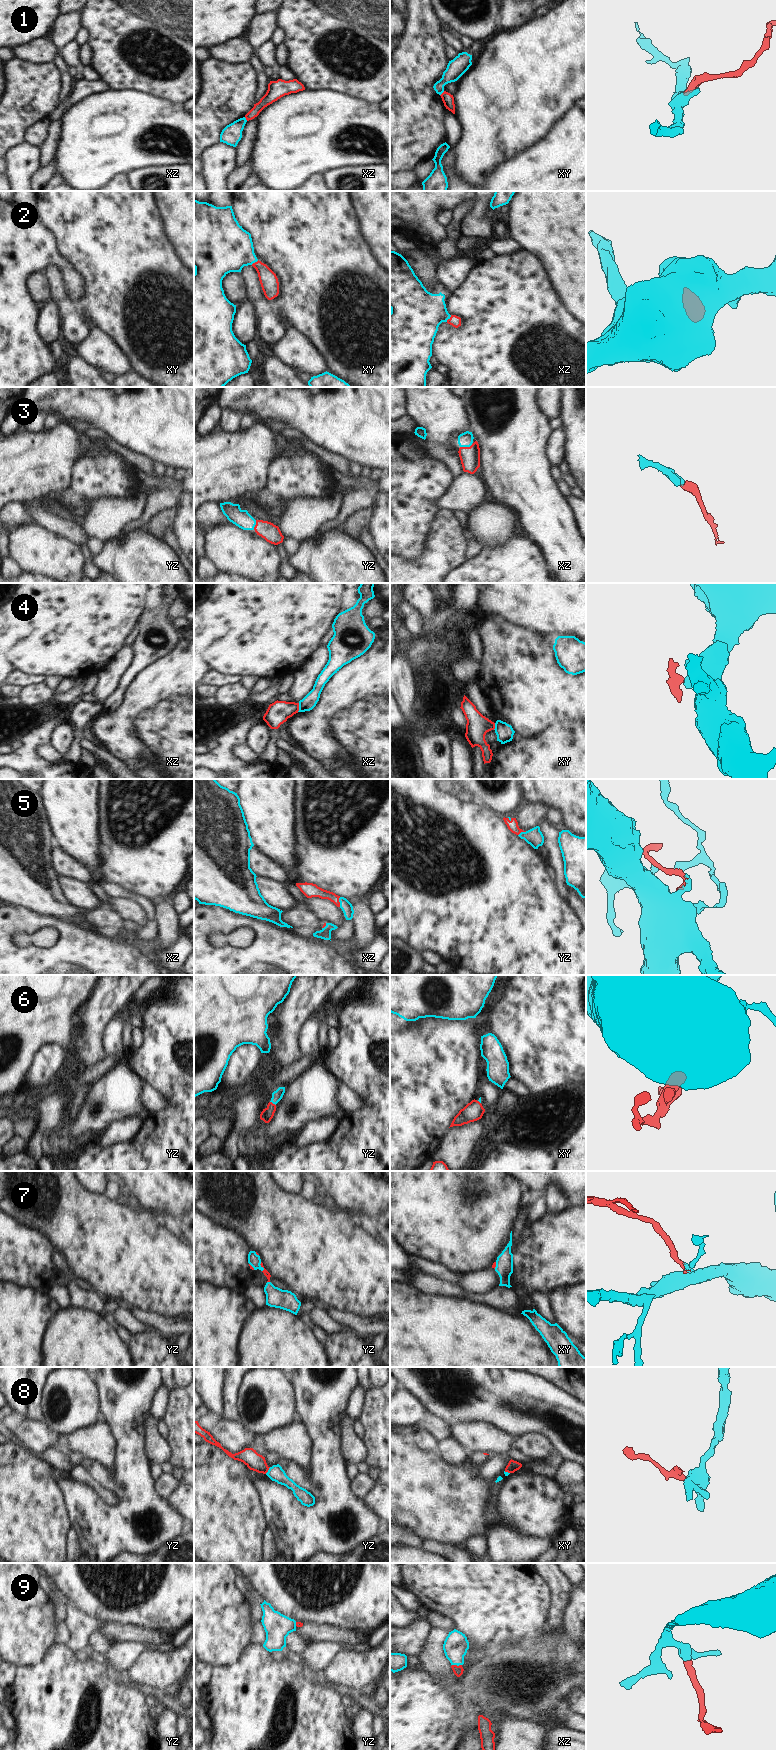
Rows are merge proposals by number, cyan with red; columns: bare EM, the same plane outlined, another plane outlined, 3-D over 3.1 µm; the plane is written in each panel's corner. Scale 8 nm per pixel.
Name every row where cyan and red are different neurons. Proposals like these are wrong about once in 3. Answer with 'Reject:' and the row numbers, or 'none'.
Reject: 1, 4, 8

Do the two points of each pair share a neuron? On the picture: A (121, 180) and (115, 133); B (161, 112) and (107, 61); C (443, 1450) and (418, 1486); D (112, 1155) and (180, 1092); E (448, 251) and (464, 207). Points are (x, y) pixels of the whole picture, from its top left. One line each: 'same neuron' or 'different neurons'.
A: different neurons
B: different neurons
C: different neurons
D: same neuron
E: same neuron

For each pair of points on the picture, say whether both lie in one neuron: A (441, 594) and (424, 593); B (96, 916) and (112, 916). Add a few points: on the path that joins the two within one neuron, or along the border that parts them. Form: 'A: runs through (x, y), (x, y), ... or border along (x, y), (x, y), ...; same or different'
A: border along (435, 593), (440, 606); different
B: runs through (100, 916), (108, 916); same

